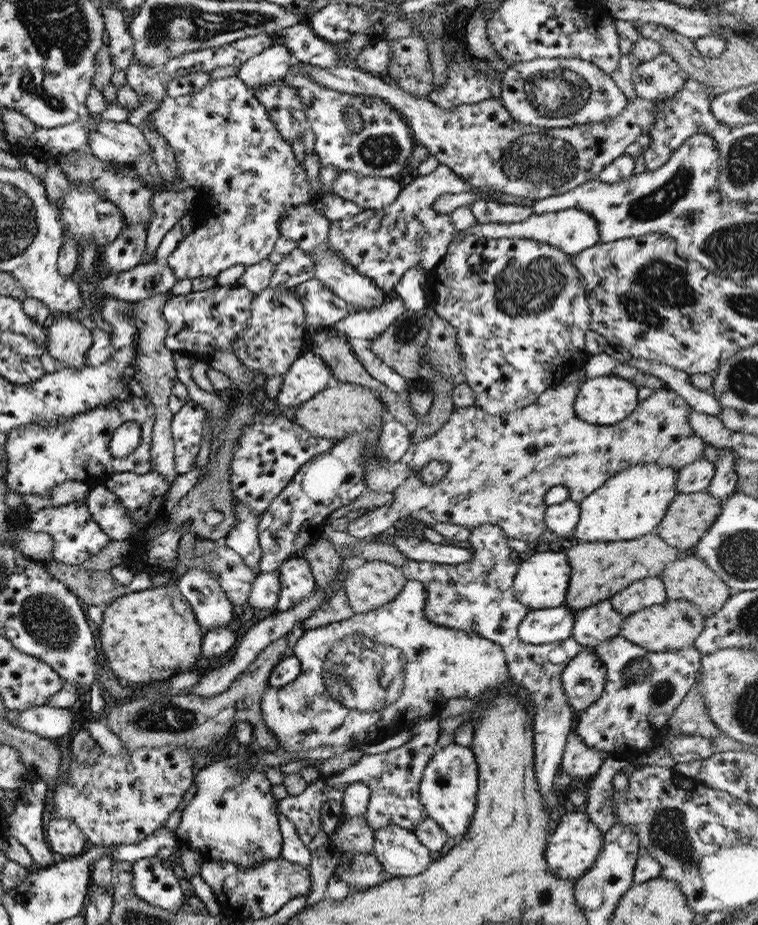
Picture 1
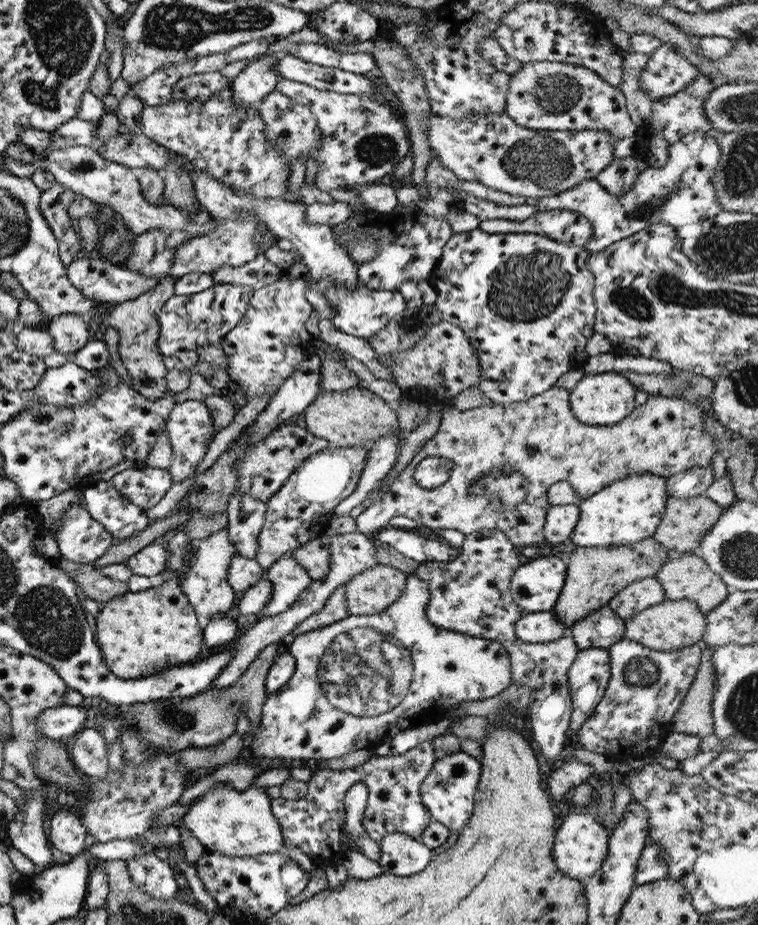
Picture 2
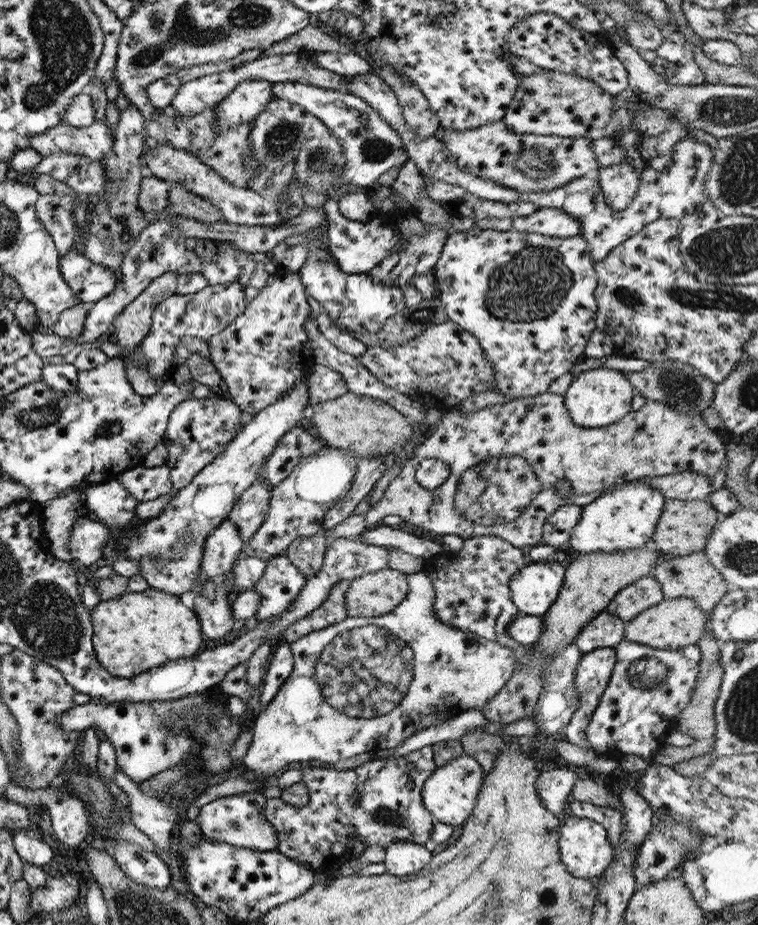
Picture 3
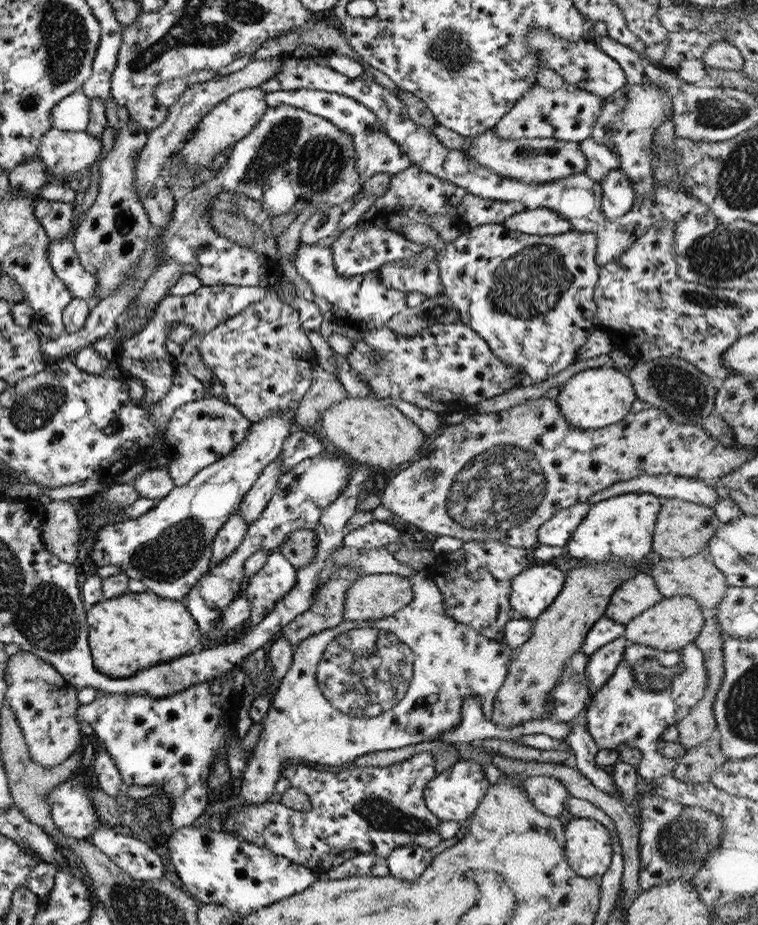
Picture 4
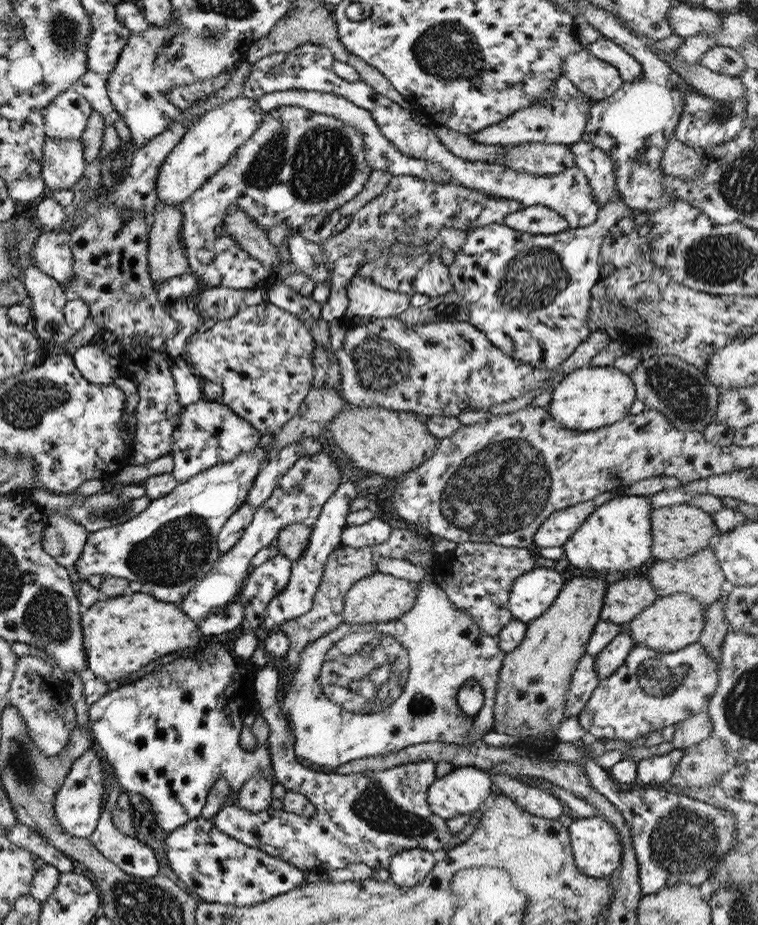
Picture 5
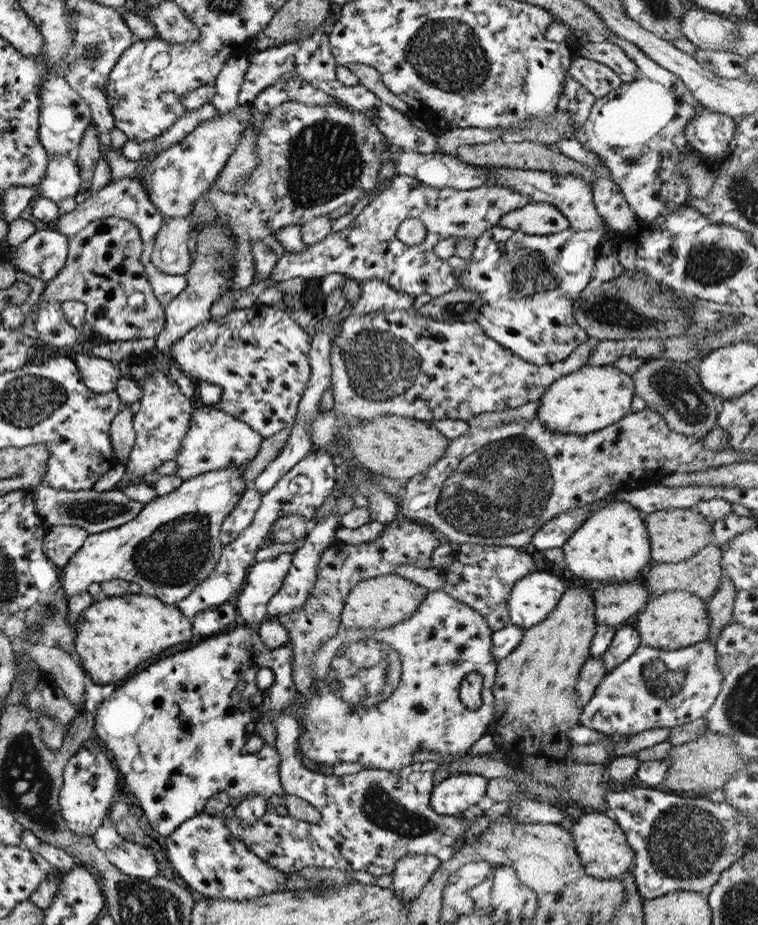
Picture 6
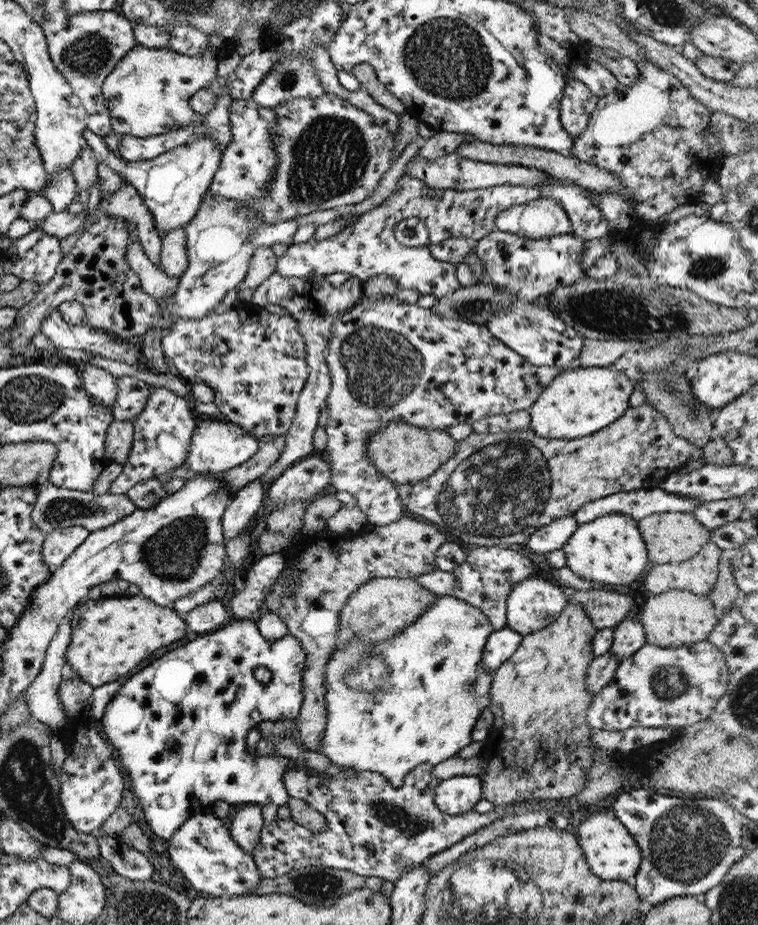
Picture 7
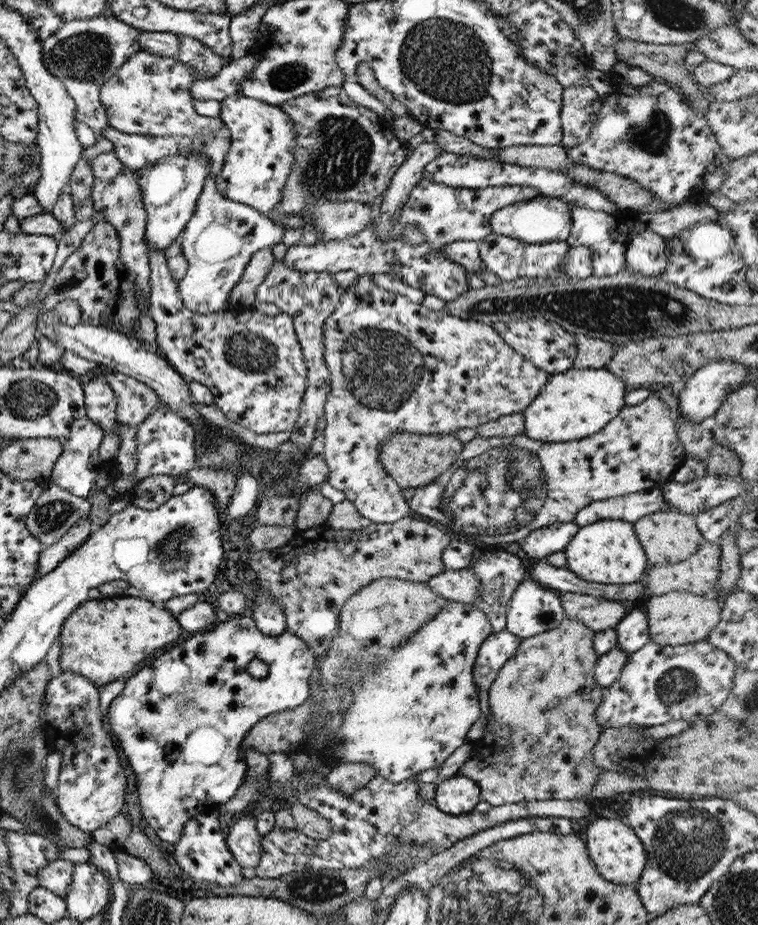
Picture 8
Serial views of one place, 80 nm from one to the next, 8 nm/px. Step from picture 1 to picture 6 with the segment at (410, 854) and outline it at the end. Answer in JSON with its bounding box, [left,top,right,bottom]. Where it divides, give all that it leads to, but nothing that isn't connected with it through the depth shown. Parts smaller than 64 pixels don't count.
[391,854,440,903]

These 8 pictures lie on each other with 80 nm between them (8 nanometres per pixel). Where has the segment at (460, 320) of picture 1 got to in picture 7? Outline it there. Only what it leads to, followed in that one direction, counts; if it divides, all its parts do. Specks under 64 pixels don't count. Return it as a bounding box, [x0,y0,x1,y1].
[474,230,585,368]

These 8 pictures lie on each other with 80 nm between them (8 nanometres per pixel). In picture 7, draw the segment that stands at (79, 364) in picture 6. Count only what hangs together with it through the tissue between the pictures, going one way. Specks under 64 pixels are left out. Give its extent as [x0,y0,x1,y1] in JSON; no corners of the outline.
[78,362,116,407]

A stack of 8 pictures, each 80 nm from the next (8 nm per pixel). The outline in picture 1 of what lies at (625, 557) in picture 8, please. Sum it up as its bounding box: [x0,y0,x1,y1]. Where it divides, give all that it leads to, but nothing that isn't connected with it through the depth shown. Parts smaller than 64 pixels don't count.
[570,465,677,543]

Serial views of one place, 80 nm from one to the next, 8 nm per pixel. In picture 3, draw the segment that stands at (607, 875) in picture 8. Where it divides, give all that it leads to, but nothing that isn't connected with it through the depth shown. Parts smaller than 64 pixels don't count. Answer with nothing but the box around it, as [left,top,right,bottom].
[558,814,612,879]

